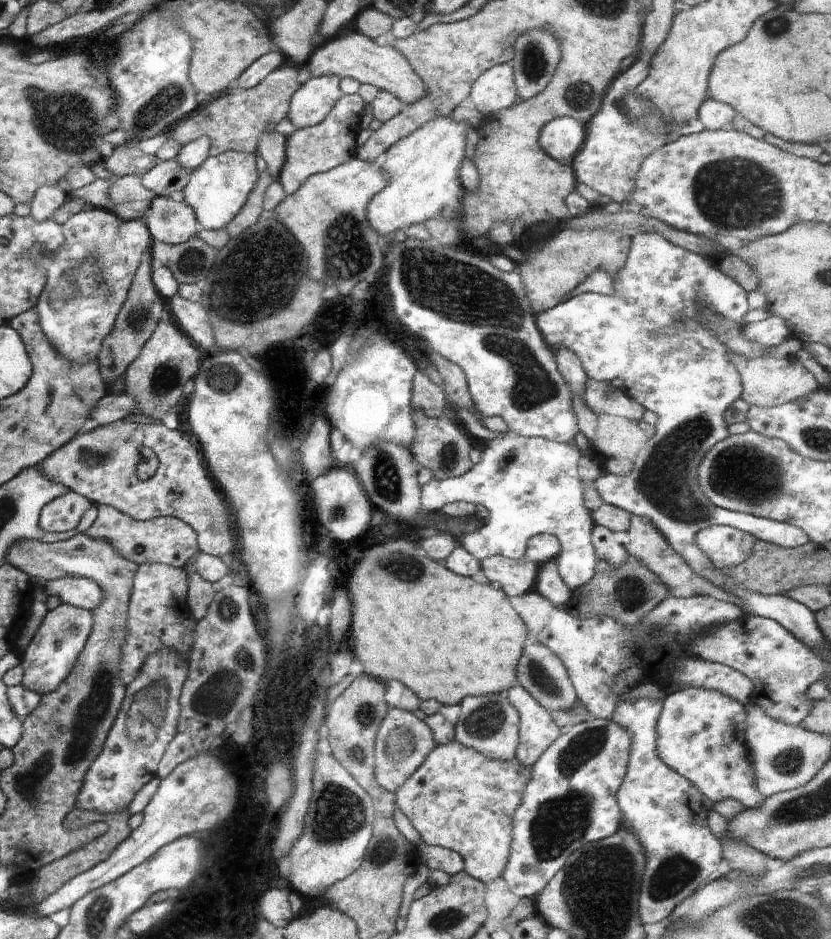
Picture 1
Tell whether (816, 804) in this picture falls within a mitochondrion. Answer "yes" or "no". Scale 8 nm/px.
yes

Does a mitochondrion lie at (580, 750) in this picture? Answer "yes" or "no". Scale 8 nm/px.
yes

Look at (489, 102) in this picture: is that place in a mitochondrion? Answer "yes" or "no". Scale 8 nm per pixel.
no

